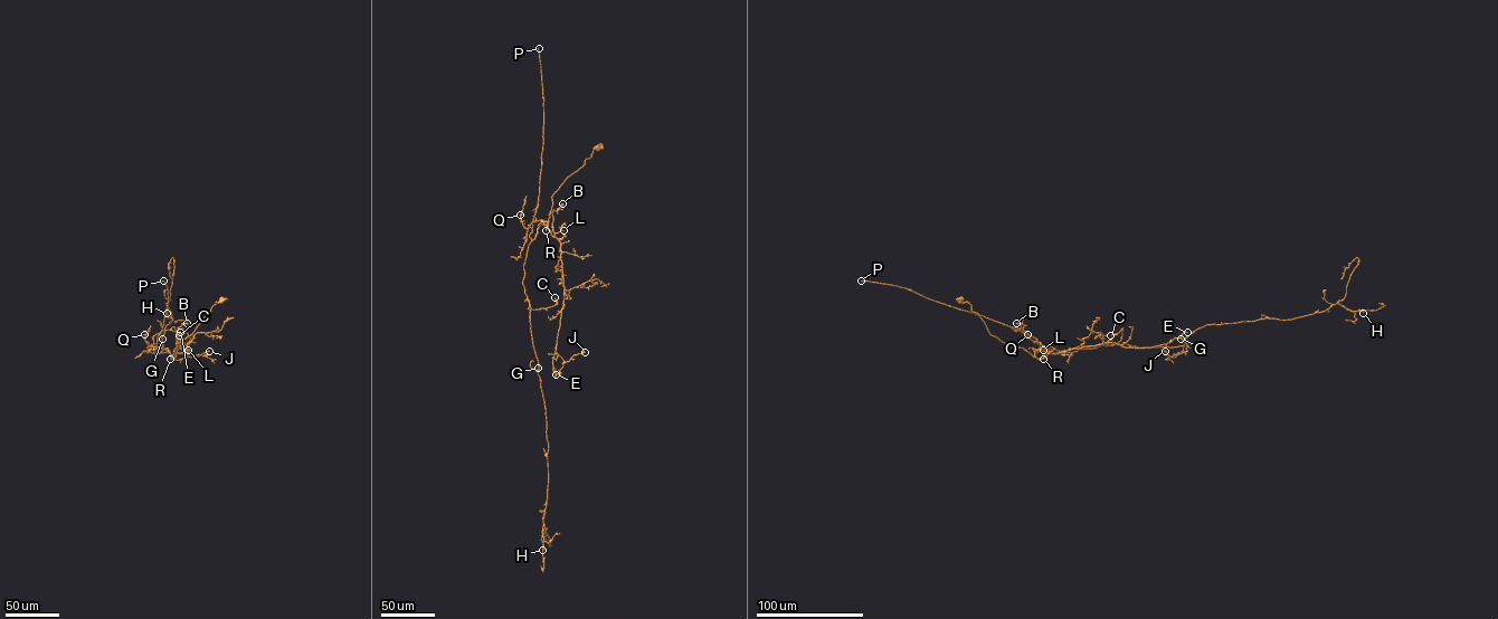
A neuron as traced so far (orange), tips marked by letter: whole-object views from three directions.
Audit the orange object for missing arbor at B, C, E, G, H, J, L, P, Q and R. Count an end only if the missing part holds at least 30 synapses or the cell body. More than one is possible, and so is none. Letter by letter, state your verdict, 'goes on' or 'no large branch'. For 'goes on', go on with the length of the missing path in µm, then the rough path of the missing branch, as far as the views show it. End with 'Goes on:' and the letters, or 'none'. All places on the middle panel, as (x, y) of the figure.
B: no large branch
C: goes on; missing 70 µm; course (555, 297), (559, 287), (552, 322), (561, 324)
E: no large branch
G: no large branch
H: no large branch
J: no large branch
L: no large branch
P: goes on; missing 350 µm
Q: no large branch
R: goes on; missing 100 µm; course (546, 230), (528, 260), (520, 287), (510, 285)
Goes on: C, P, R

